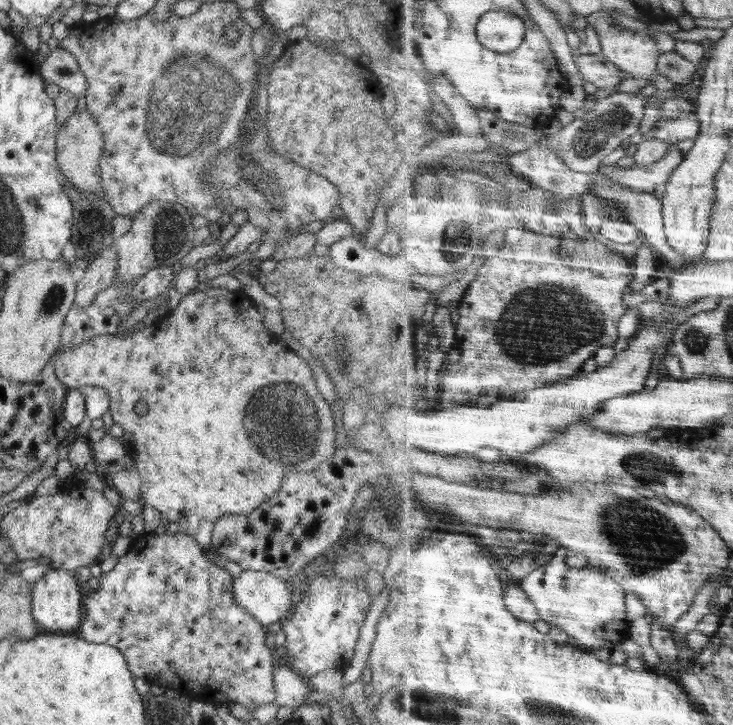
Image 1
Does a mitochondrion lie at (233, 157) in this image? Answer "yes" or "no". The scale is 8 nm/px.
yes

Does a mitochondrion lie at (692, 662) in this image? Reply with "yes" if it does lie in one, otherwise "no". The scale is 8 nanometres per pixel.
no

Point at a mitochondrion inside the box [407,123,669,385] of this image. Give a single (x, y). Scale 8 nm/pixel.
(548, 322)

